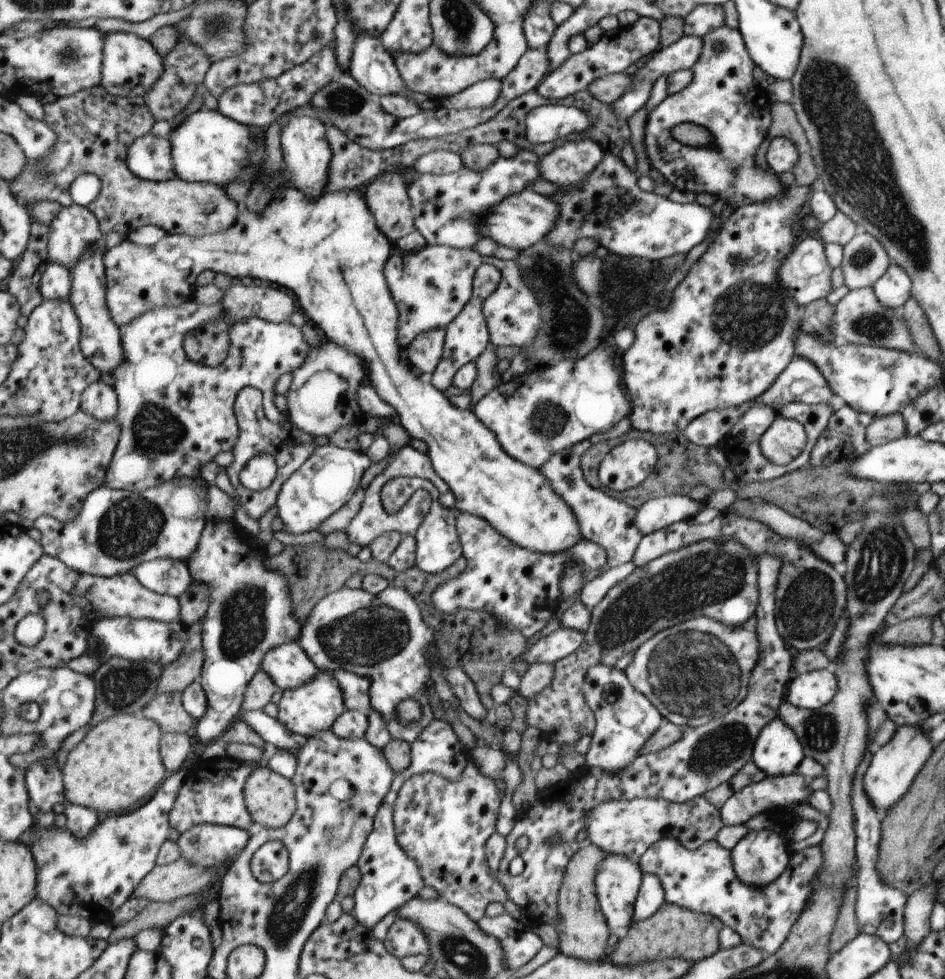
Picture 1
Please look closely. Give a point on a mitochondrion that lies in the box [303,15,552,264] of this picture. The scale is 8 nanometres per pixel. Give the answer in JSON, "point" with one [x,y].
{"point":[340,101]}

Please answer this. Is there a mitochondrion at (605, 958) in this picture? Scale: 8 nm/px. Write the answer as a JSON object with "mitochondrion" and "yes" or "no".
{"mitochondrion":"no"}

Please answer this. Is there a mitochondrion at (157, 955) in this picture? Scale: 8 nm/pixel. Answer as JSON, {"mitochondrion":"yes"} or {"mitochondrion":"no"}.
{"mitochondrion":"no"}

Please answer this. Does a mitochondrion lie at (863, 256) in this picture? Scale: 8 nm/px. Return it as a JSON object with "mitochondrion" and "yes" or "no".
{"mitochondrion":"yes"}

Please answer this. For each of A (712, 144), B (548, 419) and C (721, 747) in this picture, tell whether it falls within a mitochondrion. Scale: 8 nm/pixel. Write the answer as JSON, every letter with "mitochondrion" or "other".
{"A":"other","B":"mitochondrion","C":"mitochondrion"}

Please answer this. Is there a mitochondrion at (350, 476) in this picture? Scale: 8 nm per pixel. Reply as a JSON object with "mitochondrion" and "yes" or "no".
{"mitochondrion":"no"}

